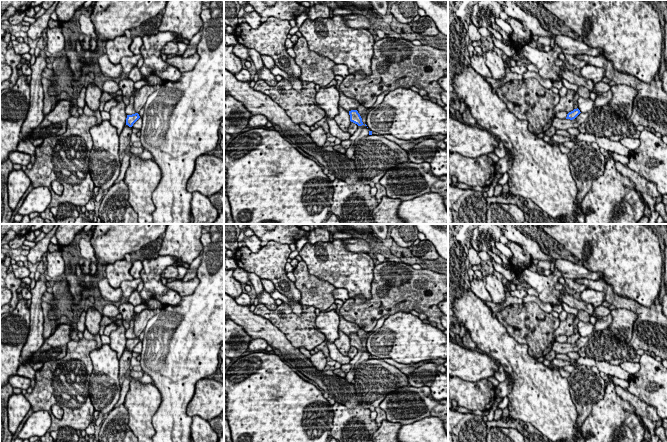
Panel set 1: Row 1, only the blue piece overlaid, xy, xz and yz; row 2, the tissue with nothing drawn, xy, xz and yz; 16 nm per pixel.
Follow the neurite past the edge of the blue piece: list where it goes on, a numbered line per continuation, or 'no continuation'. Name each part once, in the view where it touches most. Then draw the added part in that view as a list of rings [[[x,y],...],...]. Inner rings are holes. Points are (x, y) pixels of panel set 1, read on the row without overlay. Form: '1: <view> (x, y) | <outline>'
no continuation

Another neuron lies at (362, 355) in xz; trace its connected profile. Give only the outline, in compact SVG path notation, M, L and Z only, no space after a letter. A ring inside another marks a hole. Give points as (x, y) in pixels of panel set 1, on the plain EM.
M360 329L357 333L358 337L360 338L362 342L363 349L358 350L356 356L354 358L351 358L350 364L352 366L352 369L346 374L345 379L349 383L354 383L354 376L355 376L355 369L364 361L369 359L369 353L367 352L366 348L366 334L369 332L366 332L362 329Z

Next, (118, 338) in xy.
M121 319L112 321L117 325L117 329L112 331L109 336L111 340L110 347L116 352L117 358L120 359L126 349L126 329L122 324Z

